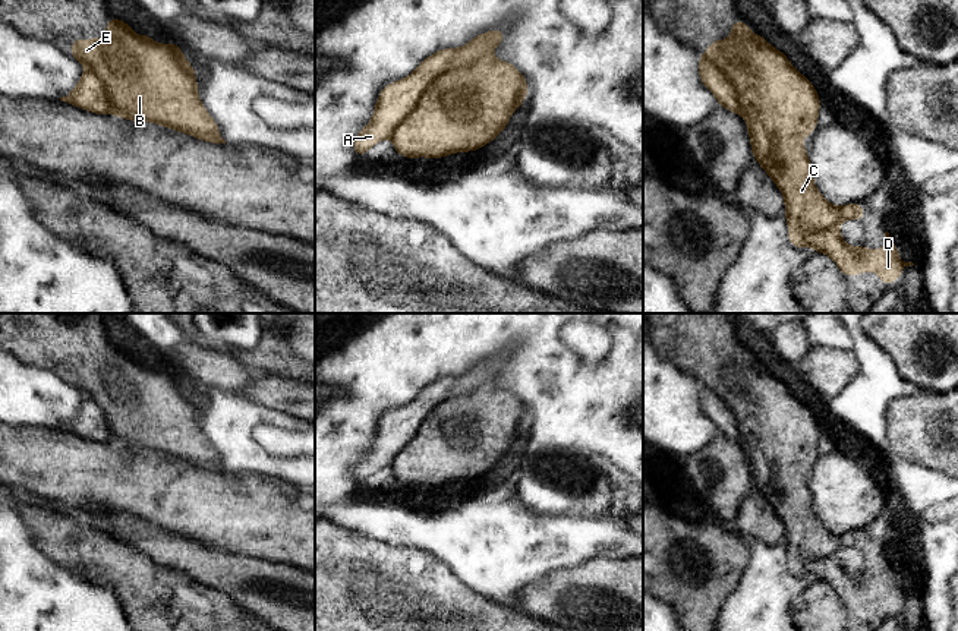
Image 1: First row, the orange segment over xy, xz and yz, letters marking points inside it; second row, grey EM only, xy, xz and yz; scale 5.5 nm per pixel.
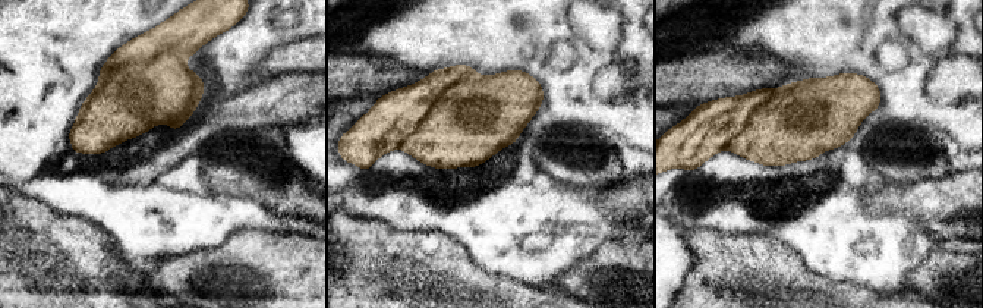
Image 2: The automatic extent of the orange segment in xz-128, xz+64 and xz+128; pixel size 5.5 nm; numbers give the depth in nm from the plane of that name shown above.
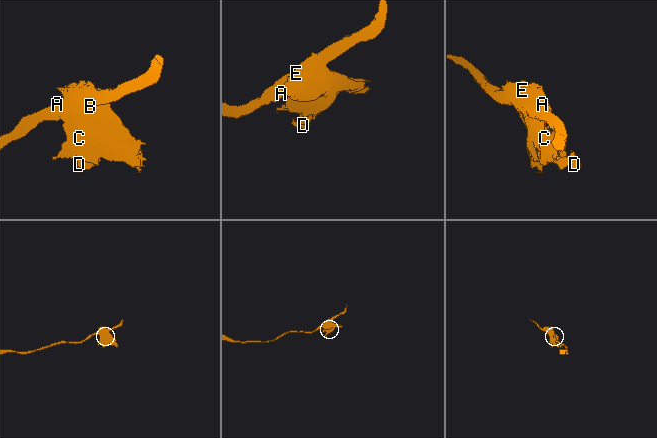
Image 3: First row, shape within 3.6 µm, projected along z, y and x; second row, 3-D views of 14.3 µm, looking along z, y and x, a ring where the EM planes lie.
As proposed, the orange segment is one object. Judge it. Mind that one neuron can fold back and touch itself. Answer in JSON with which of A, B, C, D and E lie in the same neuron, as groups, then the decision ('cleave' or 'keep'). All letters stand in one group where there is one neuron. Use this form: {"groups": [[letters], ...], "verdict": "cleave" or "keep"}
{"groups": [["A"], ["B", "C", "D", "E"]], "verdict": "cleave"}

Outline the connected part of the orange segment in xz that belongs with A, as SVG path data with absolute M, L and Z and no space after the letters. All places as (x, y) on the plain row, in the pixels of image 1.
M492 357L475 365L464 375L439 378L425 387L410 404L385 413L376 427L374 445L353 468L354 480L363 485L376 470L393 464L396 455L416 436L432 408L491 382L502 370L502 365L504 359Z

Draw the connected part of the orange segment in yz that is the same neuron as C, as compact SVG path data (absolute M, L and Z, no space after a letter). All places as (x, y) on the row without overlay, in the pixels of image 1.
M746 350L731 353L728 367L712 369L702 387L710 388L735 414L741 444L746 447L754 488L763 495L784 521L788 567L795 575L810 574L832 586L845 603L863 602L873 597L888 615L902 603L904 594L913 590L898 590L896 572L885 559L885 575L872 578L864 574L850 575L841 565L839 550L864 546L864 536L857 530L845 534L831 533L816 517L812 492L801 464L810 464L817 455L819 423L812 410L788 389L787 384L773 376L762 363L754 363Z

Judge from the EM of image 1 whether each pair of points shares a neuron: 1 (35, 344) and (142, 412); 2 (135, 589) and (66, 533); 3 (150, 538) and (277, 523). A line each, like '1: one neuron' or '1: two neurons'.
1: one neuron
2: one neuron
3: two neurons

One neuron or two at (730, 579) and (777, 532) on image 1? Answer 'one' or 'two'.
two

